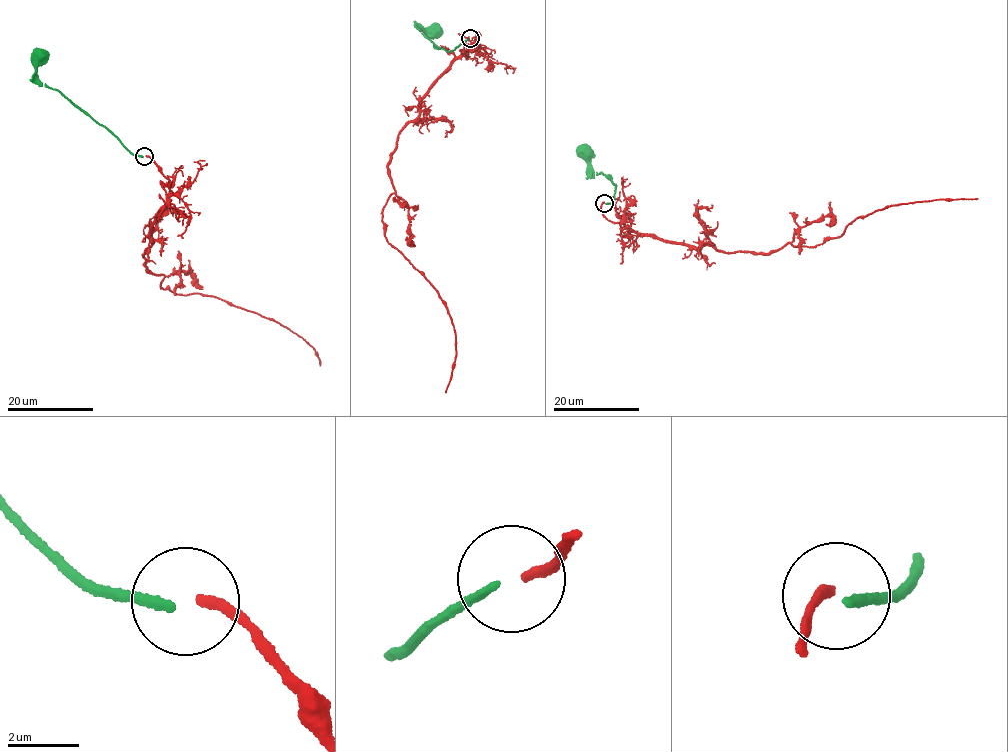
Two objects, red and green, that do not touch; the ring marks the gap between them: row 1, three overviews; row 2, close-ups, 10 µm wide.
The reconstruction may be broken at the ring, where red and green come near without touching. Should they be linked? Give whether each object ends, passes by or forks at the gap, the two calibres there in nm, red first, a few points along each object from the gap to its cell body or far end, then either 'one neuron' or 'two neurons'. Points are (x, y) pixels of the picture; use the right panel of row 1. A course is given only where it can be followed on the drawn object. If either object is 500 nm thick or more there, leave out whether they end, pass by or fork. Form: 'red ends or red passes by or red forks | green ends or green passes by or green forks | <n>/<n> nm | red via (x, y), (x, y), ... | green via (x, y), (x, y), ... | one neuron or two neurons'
red ends | green ends | 280/240 nm | red via (604, 202), (605, 218), (641, 234), (755, 253), (787, 243), (818, 245), (859, 216), (893, 205), (977, 198) | green via (605, 203), (610, 204), (614, 199), (617, 186), (602, 173), (594, 174), (583, 152) | two neurons

